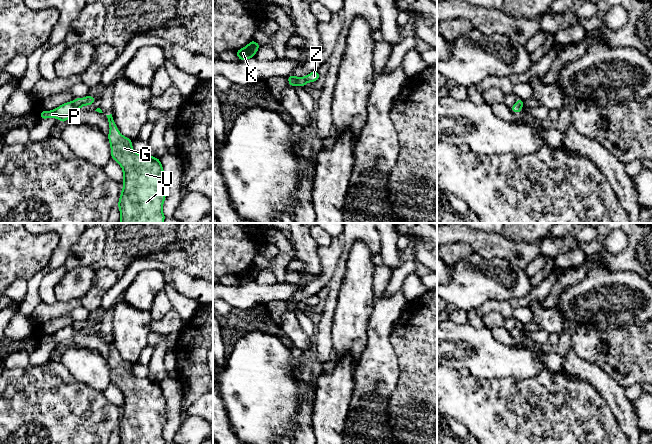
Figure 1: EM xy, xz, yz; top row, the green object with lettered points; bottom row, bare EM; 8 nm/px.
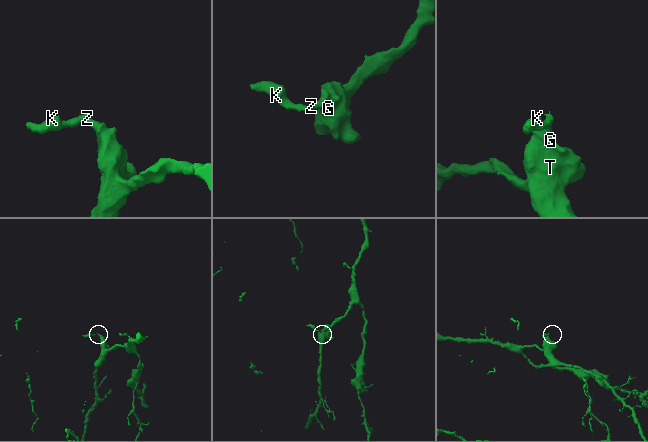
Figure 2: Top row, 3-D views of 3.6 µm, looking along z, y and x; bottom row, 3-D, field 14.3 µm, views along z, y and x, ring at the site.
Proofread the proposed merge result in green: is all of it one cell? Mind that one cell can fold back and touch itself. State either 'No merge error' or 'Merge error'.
Merge error

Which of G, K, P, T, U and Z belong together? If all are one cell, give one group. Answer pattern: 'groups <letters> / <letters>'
groups G T U Z / K P

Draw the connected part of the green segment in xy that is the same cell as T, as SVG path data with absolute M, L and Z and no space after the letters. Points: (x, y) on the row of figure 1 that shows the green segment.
M112 114L108 118L110 132L111 158L123 169L124 187L118 202L120 223L163 223L165 215L162 208L166 198L166 179L160 159L151 155L140 155L132 149L132 140L124 137L117 129Z

